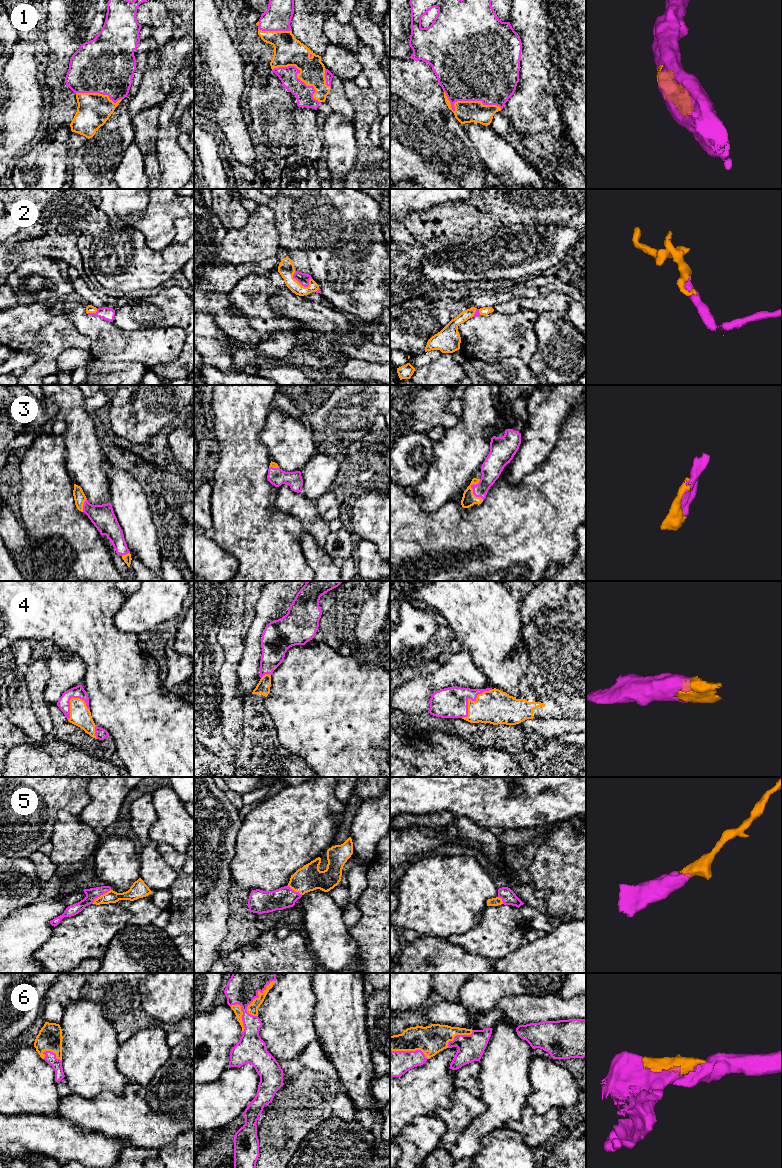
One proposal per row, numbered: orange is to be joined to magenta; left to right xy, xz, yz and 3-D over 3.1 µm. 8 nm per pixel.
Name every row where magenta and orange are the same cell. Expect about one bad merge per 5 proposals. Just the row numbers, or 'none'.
1, 2, 3, 4, 5, 6

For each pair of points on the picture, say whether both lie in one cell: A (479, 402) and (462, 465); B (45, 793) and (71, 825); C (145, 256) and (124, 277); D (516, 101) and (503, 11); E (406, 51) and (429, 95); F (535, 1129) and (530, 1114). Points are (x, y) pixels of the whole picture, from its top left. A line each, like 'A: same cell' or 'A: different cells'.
A: same cell
B: different cells
C: same cell
D: different cells
E: different cells
F: same cell

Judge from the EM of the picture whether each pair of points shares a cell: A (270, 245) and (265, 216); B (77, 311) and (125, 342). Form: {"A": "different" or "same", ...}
{"A": "same", "B": "same"}

